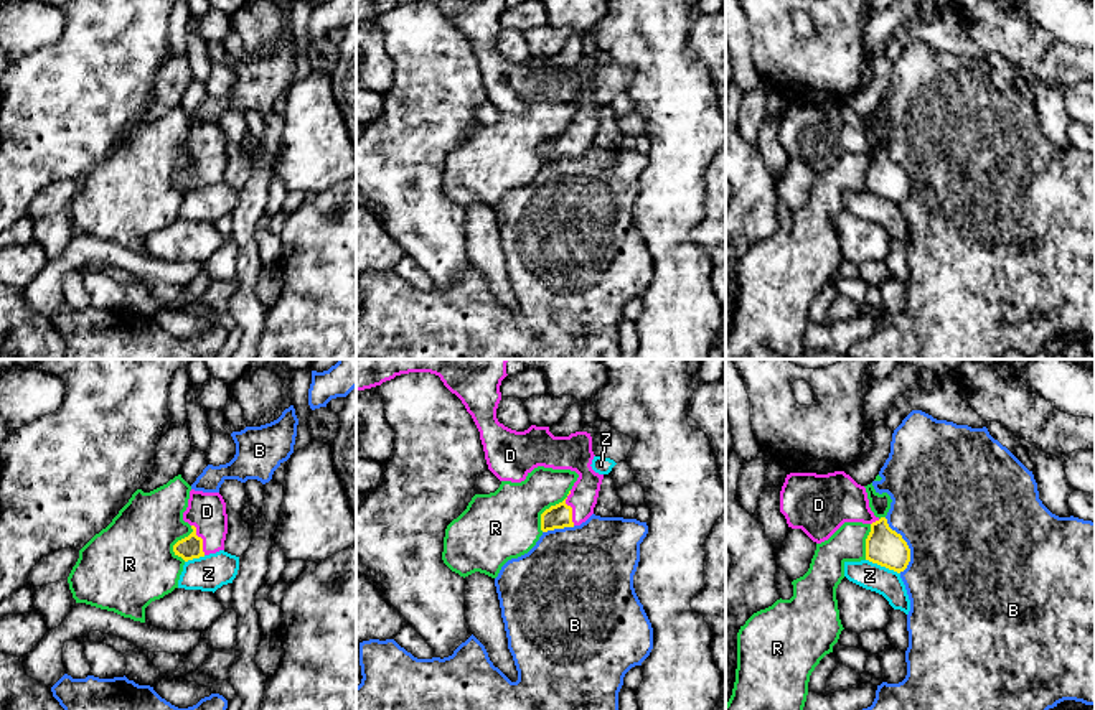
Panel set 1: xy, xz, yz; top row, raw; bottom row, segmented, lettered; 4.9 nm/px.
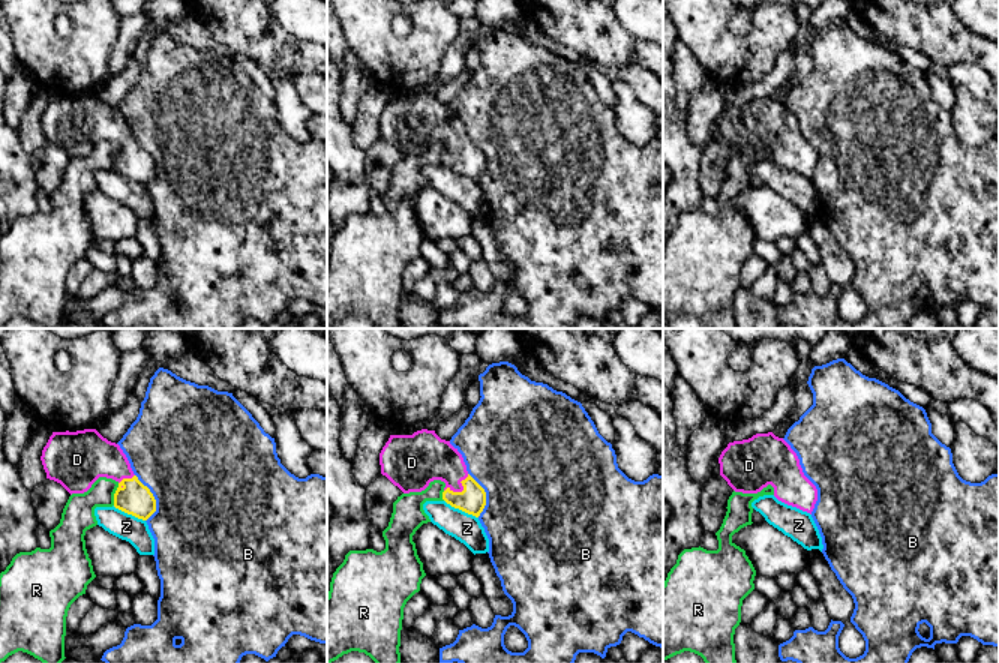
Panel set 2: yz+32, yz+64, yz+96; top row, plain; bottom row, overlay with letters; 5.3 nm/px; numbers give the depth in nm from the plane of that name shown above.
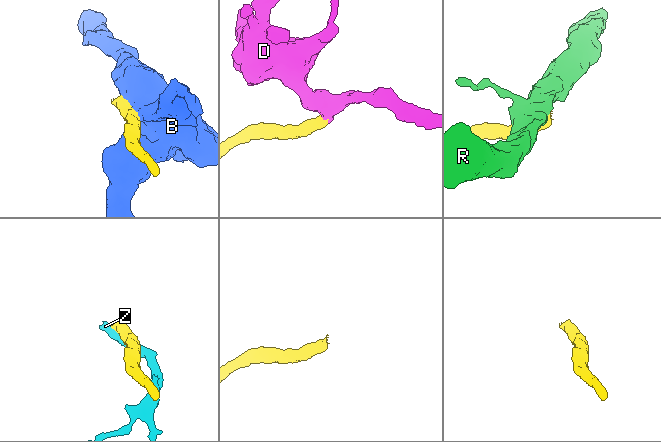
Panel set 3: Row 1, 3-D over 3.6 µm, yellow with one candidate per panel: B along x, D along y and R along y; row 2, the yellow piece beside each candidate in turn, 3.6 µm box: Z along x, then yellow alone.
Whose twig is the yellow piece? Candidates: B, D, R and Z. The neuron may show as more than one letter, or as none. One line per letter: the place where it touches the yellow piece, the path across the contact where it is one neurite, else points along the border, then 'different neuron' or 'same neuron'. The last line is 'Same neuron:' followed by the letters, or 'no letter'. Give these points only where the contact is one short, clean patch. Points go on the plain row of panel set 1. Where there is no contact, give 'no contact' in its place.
B: contact yz (906, 175); different neuron
D: contact xz (571, 139); way xz (559, 147), (571, 139), (584, 126), (576, 88); same neuron
R: contact xz (549, 139); different neuron
Z: contact yz (883, 196); different neuron
Same neuron: D

